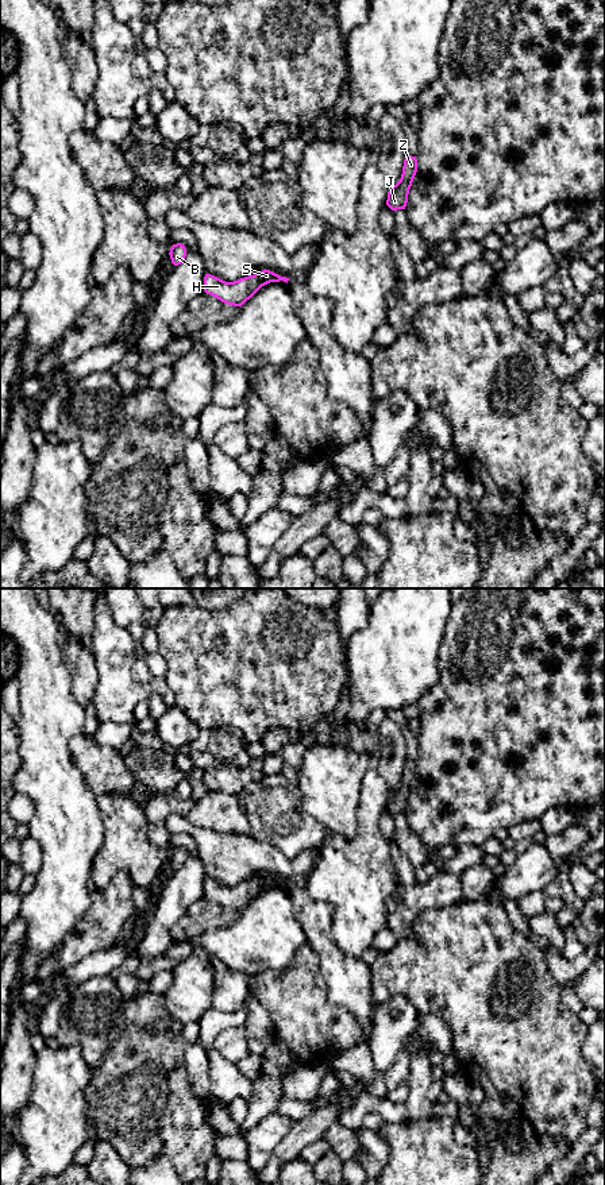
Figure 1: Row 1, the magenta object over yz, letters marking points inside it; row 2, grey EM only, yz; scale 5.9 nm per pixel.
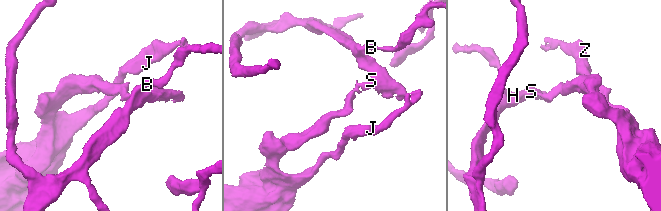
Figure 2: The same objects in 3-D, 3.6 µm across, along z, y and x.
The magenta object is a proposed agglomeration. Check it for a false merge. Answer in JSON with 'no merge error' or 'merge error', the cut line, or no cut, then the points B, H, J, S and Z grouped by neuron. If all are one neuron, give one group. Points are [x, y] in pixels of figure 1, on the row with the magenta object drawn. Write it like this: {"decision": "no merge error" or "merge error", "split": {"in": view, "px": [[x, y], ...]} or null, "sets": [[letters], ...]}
{"decision": "merge error", "split": {"in": "yz", "px": [[281, 277], [284, 280]]}, "sets": [["B", "H", "S"], ["J", "Z"]]}

